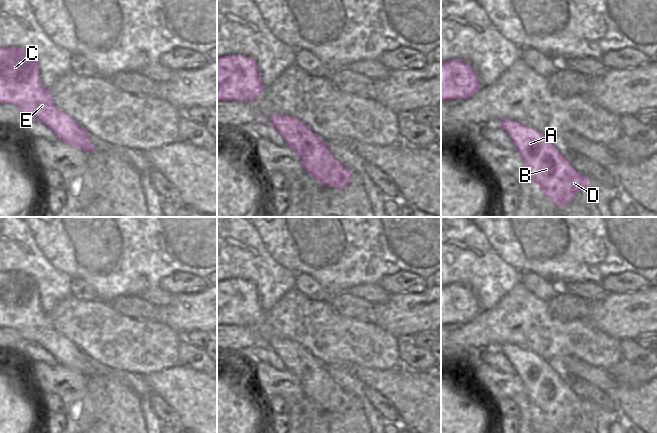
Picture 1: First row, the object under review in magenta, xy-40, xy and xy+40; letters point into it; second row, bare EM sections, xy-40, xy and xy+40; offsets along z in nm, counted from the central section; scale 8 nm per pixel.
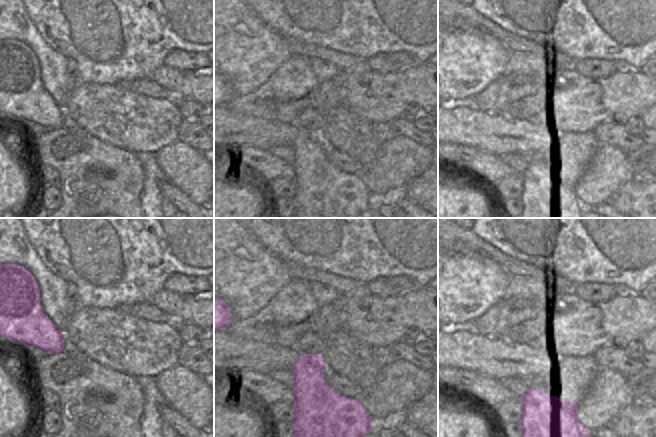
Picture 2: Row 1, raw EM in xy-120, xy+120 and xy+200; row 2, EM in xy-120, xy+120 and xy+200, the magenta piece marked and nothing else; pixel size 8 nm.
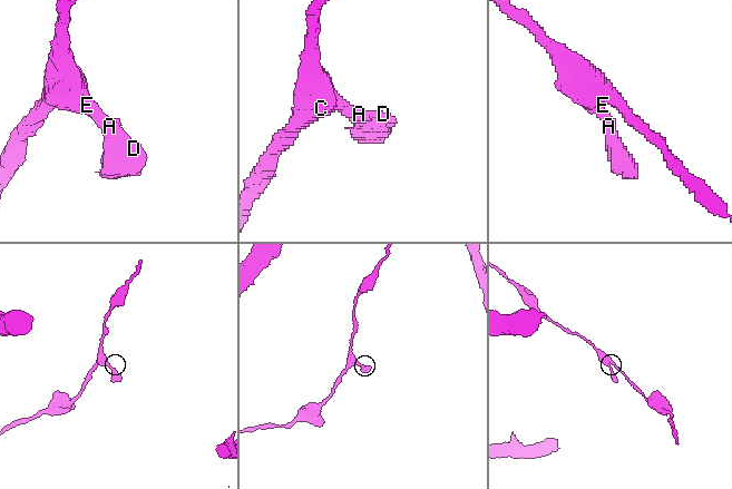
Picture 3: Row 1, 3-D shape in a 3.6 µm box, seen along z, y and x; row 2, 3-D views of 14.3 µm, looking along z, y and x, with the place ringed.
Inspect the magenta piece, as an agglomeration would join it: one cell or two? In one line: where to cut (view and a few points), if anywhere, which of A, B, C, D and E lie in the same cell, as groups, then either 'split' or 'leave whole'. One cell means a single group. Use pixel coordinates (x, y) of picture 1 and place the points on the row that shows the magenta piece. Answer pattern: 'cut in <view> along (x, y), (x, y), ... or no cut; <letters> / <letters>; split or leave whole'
no cut; A B C D E; leave whole

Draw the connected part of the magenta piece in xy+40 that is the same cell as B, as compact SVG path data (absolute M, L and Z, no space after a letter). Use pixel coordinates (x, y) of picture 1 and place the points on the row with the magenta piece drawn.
M506 119L499 126L509 136L515 149L519 152L529 178L536 183L541 192L558 207L570 203L580 191L589 191L589 178L576 171L571 163L551 144L546 137L536 129Z

